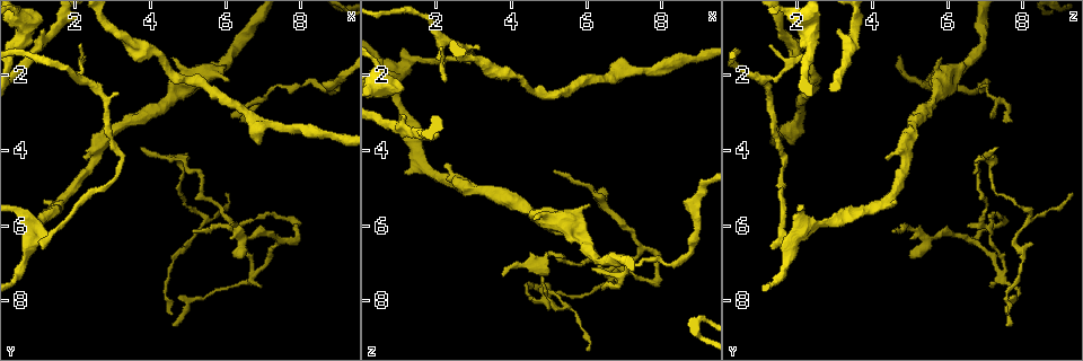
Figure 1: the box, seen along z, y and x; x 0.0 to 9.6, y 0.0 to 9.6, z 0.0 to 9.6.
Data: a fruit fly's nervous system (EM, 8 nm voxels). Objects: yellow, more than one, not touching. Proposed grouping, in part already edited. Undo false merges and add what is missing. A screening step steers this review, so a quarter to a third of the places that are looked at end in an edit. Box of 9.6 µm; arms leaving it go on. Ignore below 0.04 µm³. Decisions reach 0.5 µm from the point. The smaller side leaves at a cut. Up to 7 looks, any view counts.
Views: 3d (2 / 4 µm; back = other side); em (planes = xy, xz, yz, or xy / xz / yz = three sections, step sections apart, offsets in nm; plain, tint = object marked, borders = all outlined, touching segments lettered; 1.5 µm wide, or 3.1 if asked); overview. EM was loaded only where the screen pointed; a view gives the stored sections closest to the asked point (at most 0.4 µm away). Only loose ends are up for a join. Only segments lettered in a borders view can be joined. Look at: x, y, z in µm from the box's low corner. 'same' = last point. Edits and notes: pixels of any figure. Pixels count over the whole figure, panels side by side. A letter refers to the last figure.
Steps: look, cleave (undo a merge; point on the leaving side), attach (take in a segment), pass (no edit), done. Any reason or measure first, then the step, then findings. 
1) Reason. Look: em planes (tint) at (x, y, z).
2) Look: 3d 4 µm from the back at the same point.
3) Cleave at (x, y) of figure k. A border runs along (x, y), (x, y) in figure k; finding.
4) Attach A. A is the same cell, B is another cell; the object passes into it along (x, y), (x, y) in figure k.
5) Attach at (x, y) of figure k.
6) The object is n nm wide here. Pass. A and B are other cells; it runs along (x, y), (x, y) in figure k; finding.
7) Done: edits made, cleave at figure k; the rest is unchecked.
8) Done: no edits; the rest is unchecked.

Sharp bend. Look: em xy step 8 (tint) at (4.80, 4.30, 7.00).

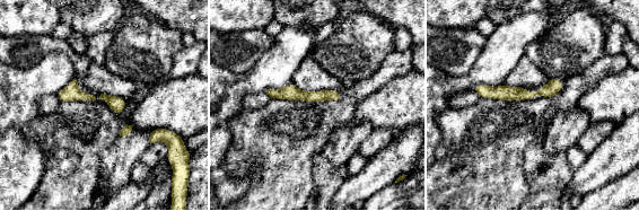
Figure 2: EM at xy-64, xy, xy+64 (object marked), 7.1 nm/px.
What lies round it. Look: em xy step 8 (borders) at the same point.

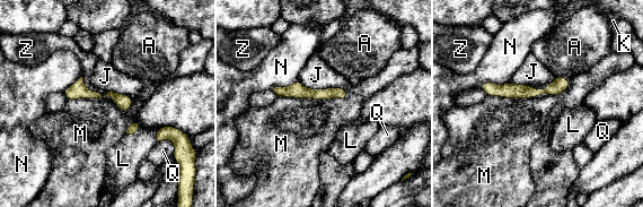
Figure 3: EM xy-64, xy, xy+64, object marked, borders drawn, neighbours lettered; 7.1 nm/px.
The object is 80 nm wide here. Pass. A, J, K, L, M, N, Q and Z are other cells; a border runs along (487, 95), (531, 98) in figure 3; one neuron here.

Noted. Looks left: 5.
Look: em yz step 4 (borders) at (4.65, 8.65, 7.60).

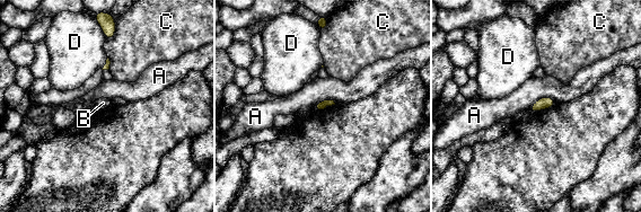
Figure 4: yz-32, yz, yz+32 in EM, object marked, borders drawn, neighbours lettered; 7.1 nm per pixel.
Look: em planes (borders) at the same point.

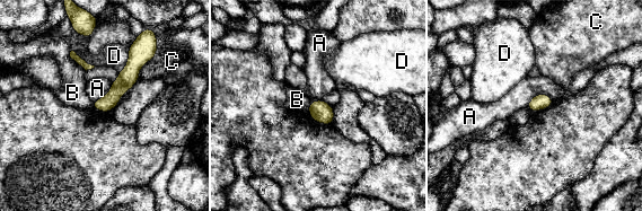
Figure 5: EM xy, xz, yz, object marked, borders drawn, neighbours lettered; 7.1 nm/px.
The longest contact is with C, 220 nm. Pass. A, B, C and D are other cells; none of them fits.

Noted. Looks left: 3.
Arms part here. Look: em yz step 4 (tint) at (7.55, 6.45, 6.60).

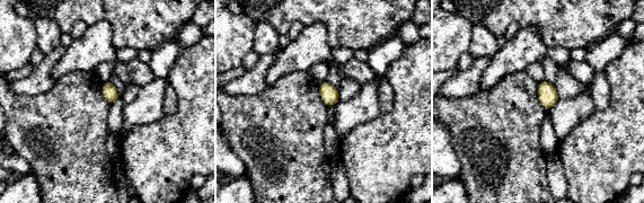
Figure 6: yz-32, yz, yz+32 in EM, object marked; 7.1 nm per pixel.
Another direction. Look: em planes (borders) at the same point.

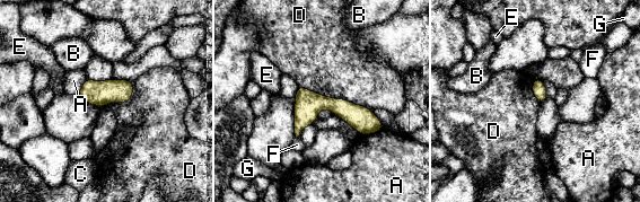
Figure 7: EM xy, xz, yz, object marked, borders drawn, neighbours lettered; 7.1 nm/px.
The longest contact is with D, 550 nm. Pass. A, B, C, D, E, F and G are other cells; a border runs along (298, 85), (370, 110) in figure 7; continuous, no second neuron.

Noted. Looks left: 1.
Done: no edits; the rest is unchecked.

